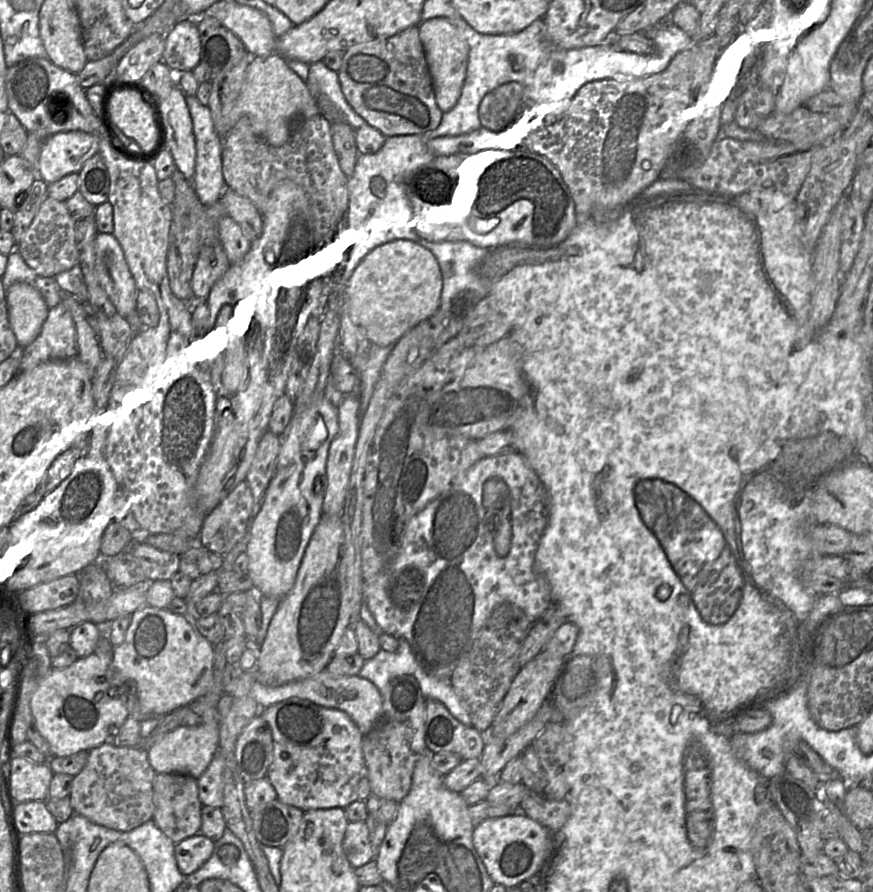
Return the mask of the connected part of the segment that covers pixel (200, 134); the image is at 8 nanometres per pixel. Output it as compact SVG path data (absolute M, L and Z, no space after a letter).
M186 95L185 99L192 118L196 141L194 190L200 202L205 207L210 207L221 199L226 189L229 189L222 171L222 141L215 130L209 107L202 105L195 96Z

